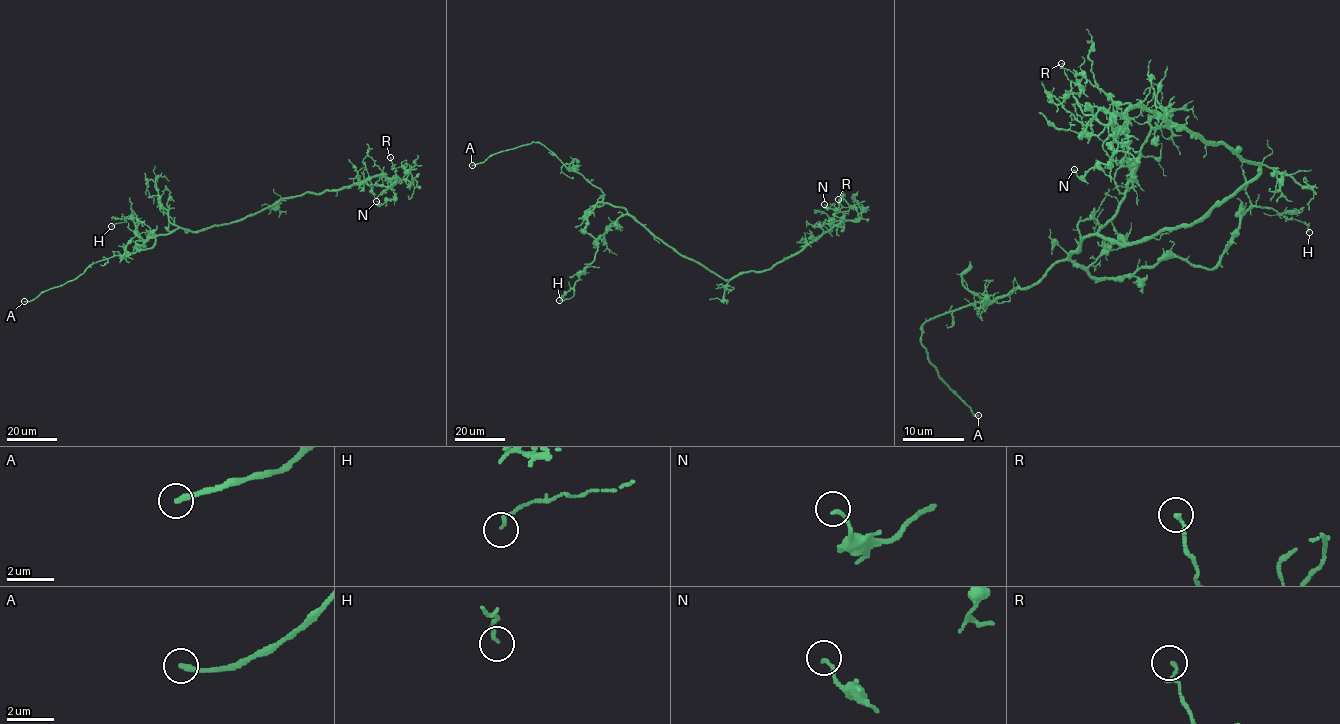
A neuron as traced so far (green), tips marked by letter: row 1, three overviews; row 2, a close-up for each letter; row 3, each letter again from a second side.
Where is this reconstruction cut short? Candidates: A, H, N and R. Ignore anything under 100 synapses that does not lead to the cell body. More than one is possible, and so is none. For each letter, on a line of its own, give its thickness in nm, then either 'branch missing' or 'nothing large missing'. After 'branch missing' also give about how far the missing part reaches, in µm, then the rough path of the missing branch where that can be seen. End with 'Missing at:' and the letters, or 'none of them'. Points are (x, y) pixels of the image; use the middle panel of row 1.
A: 240 nm | branch missing | 6 µm | (472, 165), (459, 172)
H: 110 nm | nothing large missing
N: 130 nm | nothing large missing
R: 130 nm | nothing large missing
Missing at: A

